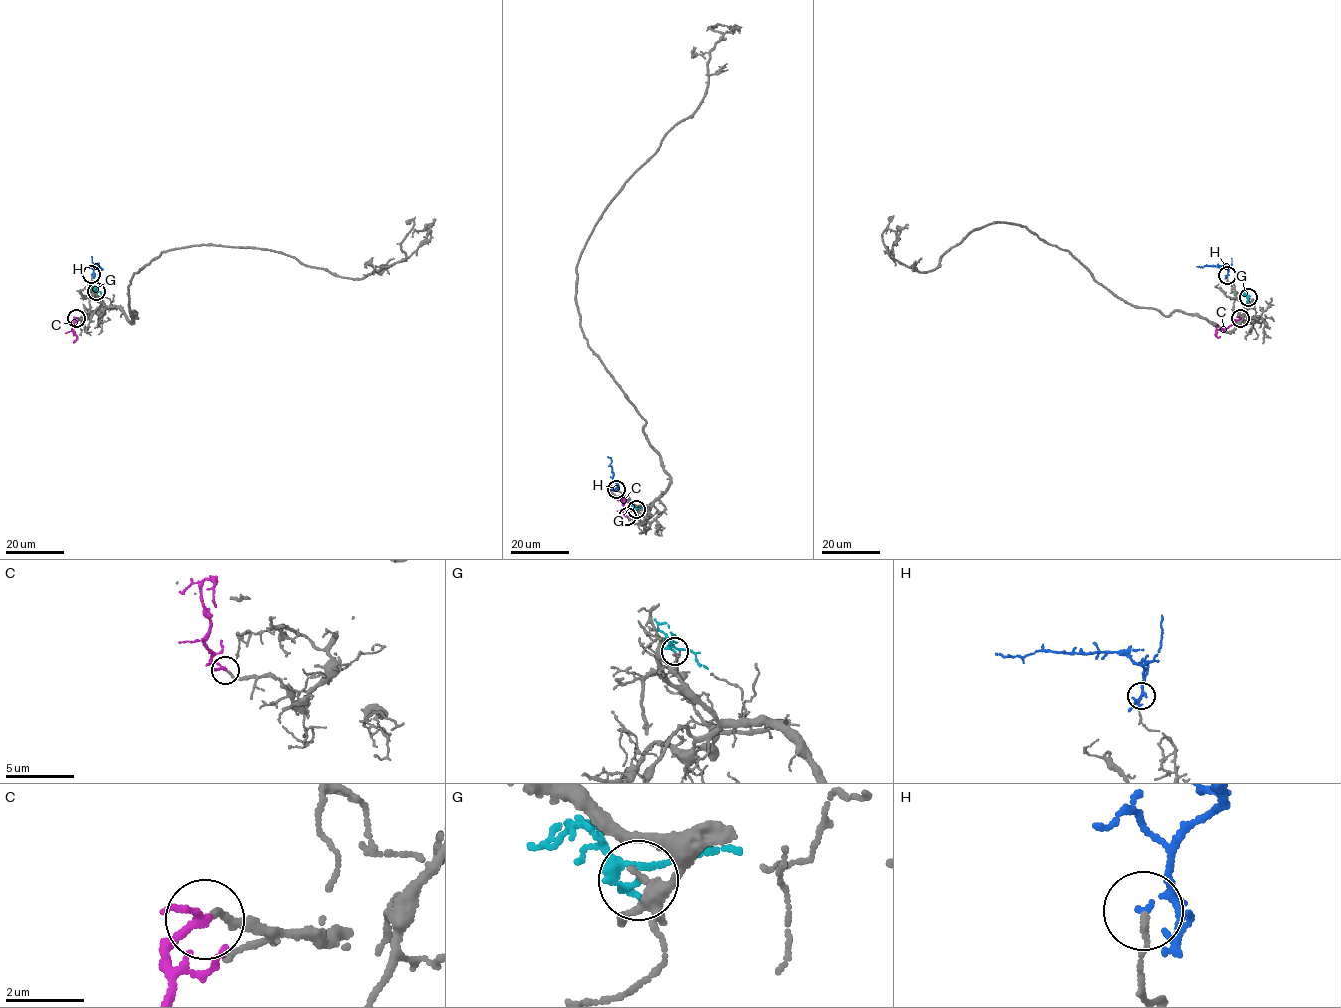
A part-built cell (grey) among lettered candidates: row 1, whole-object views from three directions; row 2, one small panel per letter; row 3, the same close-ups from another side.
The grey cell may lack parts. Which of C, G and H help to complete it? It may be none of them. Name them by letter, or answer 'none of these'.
C

